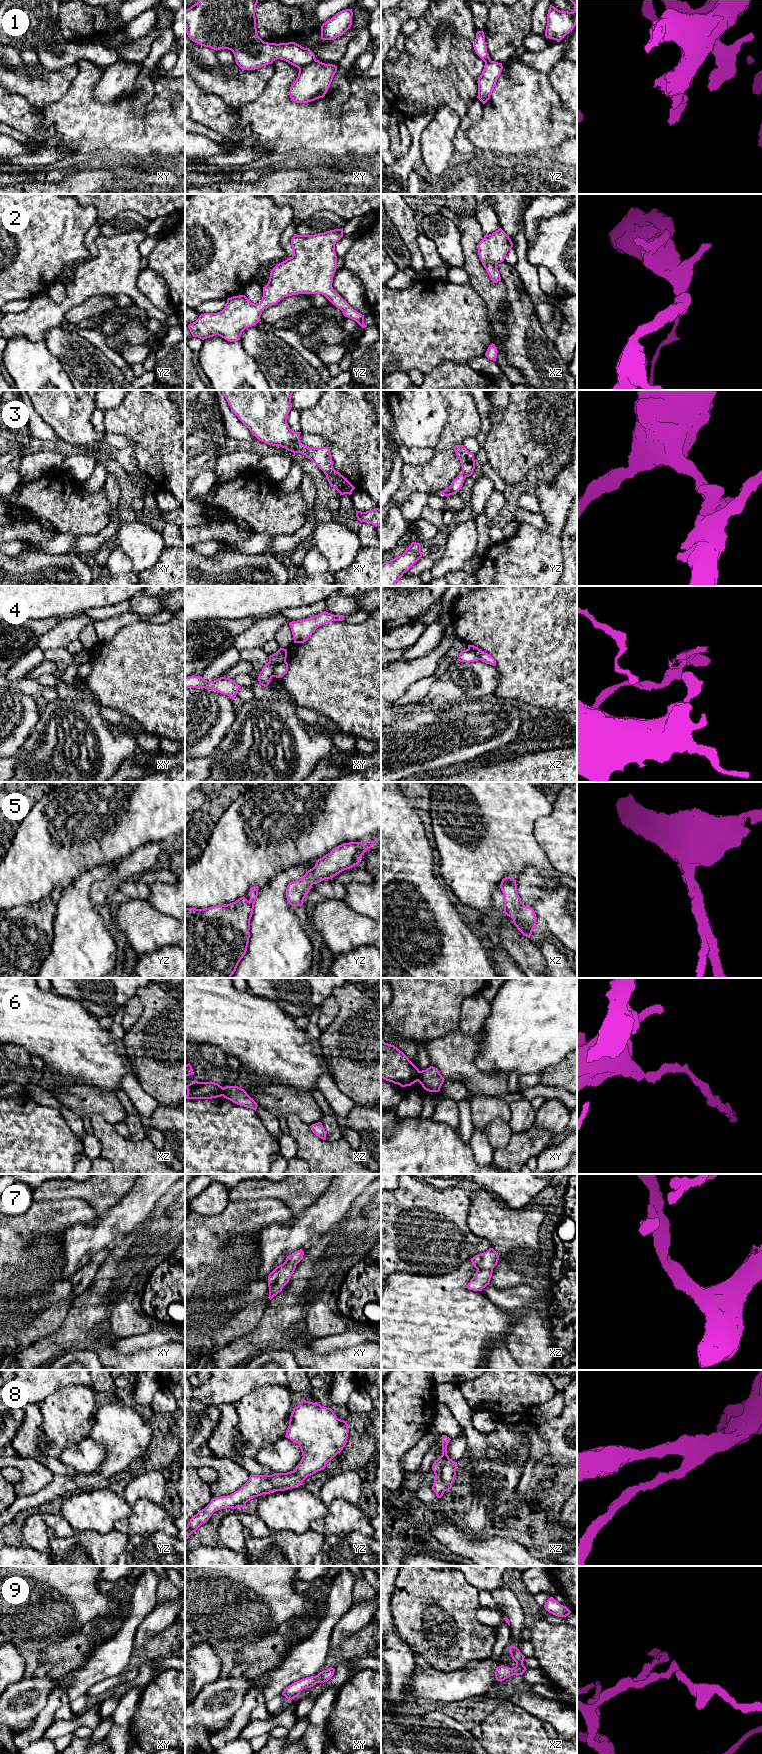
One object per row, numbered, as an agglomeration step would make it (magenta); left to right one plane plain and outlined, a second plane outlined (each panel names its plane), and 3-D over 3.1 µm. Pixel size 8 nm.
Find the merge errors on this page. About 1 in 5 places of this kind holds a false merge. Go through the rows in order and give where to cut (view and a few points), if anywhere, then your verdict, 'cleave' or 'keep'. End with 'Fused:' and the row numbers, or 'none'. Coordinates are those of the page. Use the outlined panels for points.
1: xy (315, 59), (299, 69) | cleave
2: no cut | keep
3: xy (326, 475), (335, 477), (351, 492) | cleave
4: xy (285, 660), (274, 668), (272, 676) | cleave
5: no cut | keep
6: xy (419, 1071), (417, 1080) | cleave
7: no cut | keep
8: no cut | keep
9: no cut | keep
Fused: 1, 3, 4, 6

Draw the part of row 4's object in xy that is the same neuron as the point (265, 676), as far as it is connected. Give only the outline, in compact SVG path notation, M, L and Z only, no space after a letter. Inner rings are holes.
M281 648L274 654L269 656L269 662L263 666L262 671L258 676L259 684L267 687L272 679L274 668L285 662L287 658L287 649Z

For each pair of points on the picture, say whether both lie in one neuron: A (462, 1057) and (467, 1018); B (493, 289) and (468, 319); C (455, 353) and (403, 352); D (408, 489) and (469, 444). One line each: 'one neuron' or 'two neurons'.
A: two neurons
B: two neurons
C: one neuron
D: two neurons

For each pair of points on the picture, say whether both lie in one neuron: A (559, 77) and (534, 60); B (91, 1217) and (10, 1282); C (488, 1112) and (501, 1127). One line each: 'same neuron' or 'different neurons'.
A: different neurons
B: same neuron
C: different neurons

